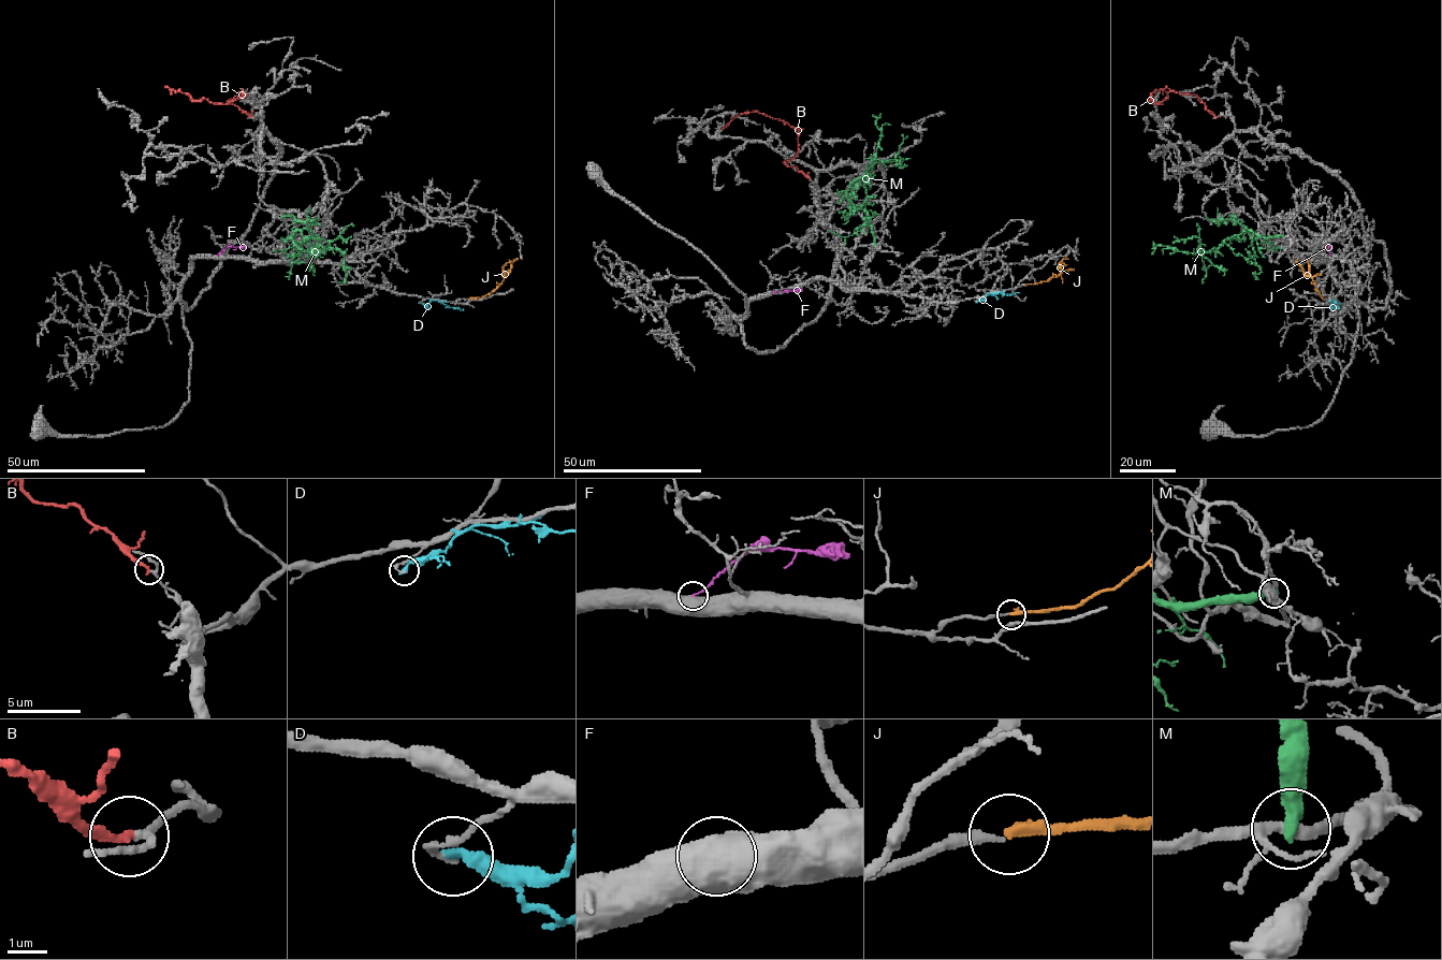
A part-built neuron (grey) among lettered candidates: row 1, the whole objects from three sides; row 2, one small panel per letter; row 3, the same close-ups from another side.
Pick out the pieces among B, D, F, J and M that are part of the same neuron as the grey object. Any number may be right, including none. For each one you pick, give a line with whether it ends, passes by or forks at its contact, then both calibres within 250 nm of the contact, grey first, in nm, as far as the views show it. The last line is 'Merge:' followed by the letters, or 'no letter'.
J: it ends there; 190 nm thick on the grey side, 280 nm on the other
Merge: J

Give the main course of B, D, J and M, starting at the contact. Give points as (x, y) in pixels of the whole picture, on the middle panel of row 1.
B: (810, 178), (785, 163), (798, 151), (801, 128), (751, 112), (739, 114), (720, 129)
D: (977, 302), (991, 293), (1019, 292)
J: (1027, 285), (1057, 277), (1061, 273), (1059, 263), (1067, 259)
M: (874, 245), (869, 217), (849, 202), (847, 188), (876, 162), (894, 159), (902, 168), (900, 164), (893, 164)

